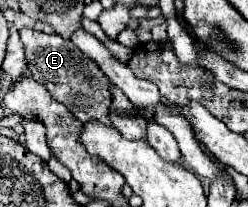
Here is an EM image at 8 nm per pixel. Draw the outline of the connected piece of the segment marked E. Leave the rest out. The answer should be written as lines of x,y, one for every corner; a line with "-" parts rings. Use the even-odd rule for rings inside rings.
33,27
21,29
21,43
27,57
27,73
39,81
55,101
63,103
81,123
99,119
107,125
109,121
109,105
111,105
111,91
105,73
91,61
91,57
79,53
79,47
73,41
63,39
61,35
47,35
35,31

